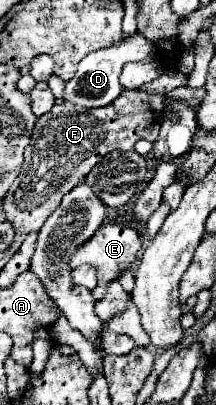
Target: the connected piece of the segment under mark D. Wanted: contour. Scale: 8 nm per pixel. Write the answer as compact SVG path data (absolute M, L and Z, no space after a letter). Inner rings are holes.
M135 32L133 36L121 40L117 46L101 48L101 50L95 50L91 54L87 54L79 62L77 76L67 82L65 98L63 100L69 100L71 104L77 104L77 106L83 106L83 108L99 108L99 106L111 104L121 94L121 84L119 84L121 68L127 62L139 62L139 60L143 60L143 58L147 58L151 54L153 54L153 42L147 40L139 32Z

